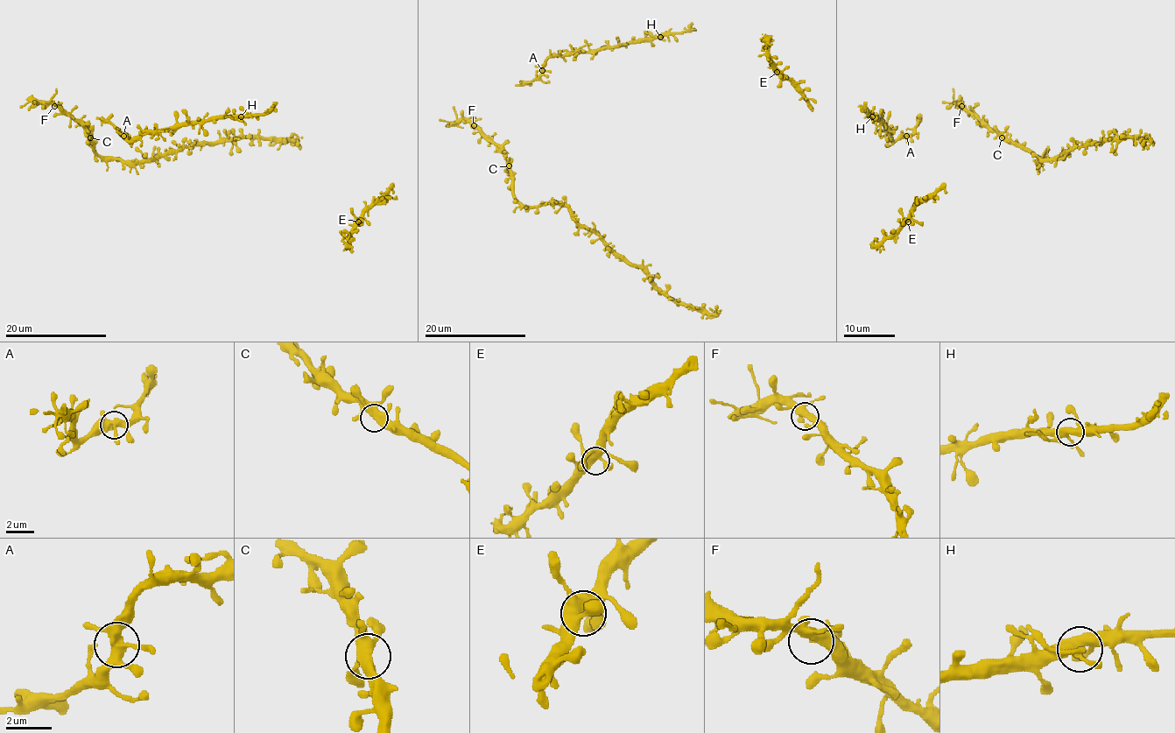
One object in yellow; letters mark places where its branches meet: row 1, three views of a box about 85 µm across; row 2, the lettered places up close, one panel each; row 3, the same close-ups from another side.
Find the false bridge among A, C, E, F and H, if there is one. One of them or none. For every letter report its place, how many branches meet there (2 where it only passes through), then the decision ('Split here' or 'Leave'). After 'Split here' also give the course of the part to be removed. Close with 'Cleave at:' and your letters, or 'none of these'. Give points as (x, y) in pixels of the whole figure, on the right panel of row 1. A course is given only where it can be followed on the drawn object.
A: Place: (906, 136). Branches: 5. Leave
C: Place: (1002, 137). Branches: 5. Leave
E: Place: (908, 222). Branches: 4. Leave
F: Place: (961, 106). Branches: 5. Leave
H: Place: (872, 116). Branches: 6. Leave
Cleave at: none of these

